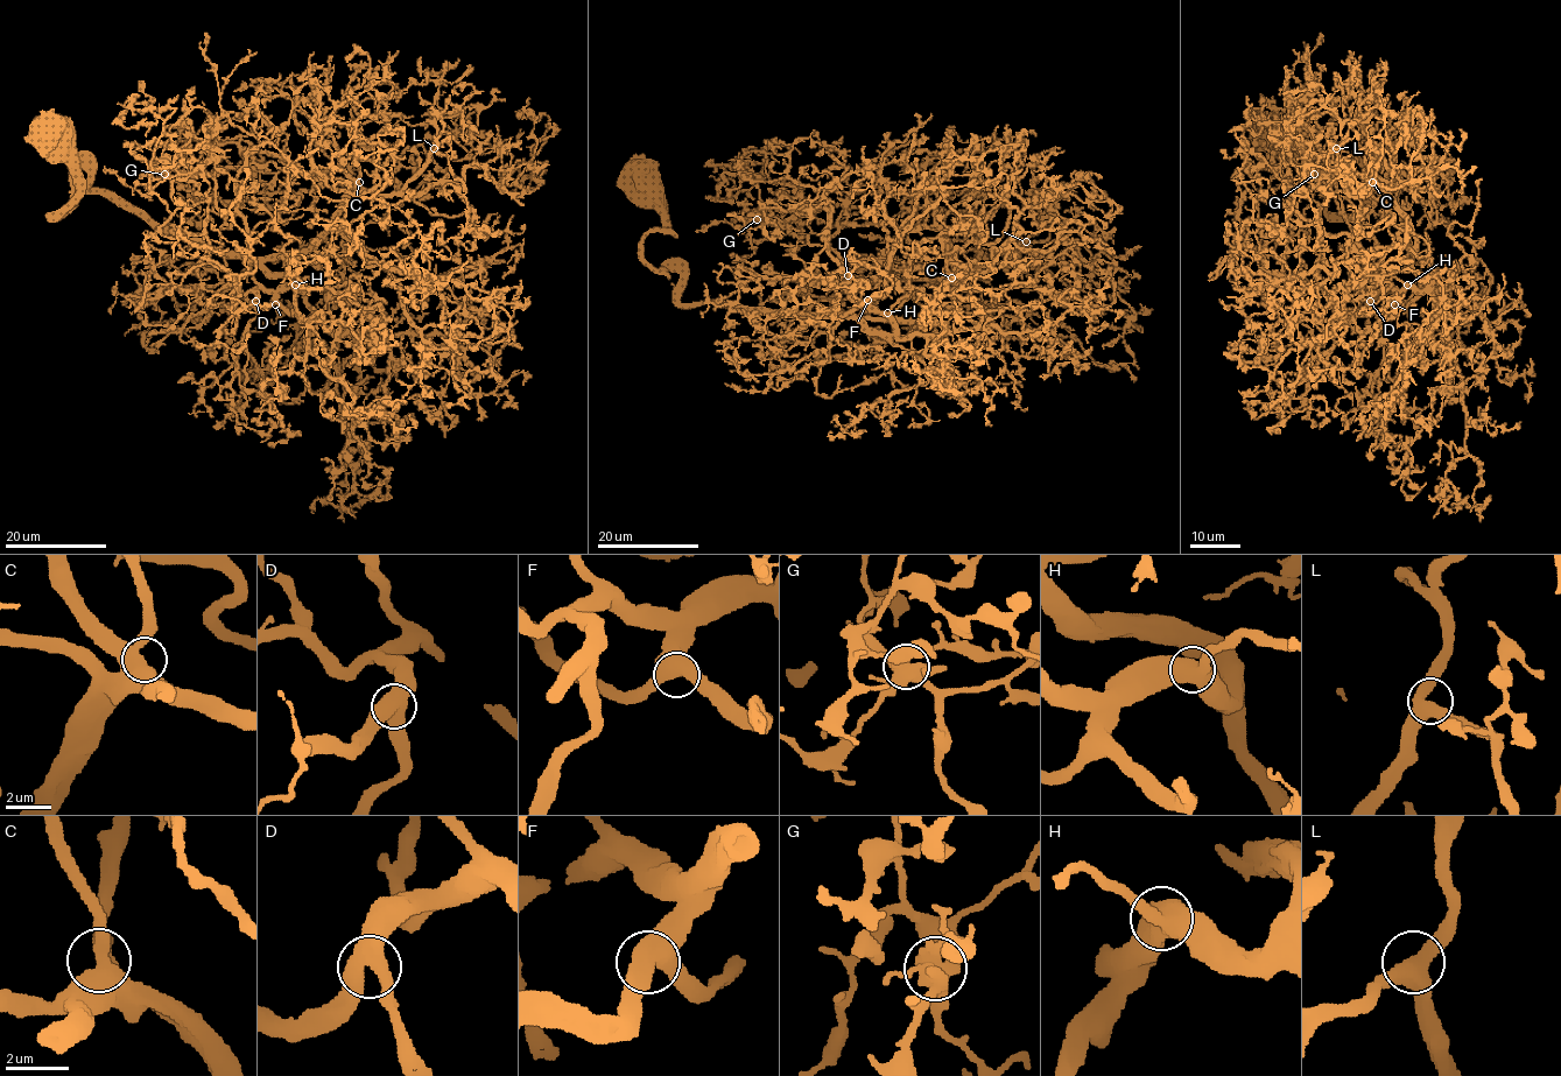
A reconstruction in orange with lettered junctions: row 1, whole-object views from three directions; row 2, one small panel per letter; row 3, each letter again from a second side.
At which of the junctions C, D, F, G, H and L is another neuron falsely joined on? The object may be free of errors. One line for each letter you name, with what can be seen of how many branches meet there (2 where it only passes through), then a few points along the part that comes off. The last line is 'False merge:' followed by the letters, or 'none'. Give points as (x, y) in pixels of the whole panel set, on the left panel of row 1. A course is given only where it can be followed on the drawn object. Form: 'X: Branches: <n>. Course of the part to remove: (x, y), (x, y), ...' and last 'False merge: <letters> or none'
False merge: none

